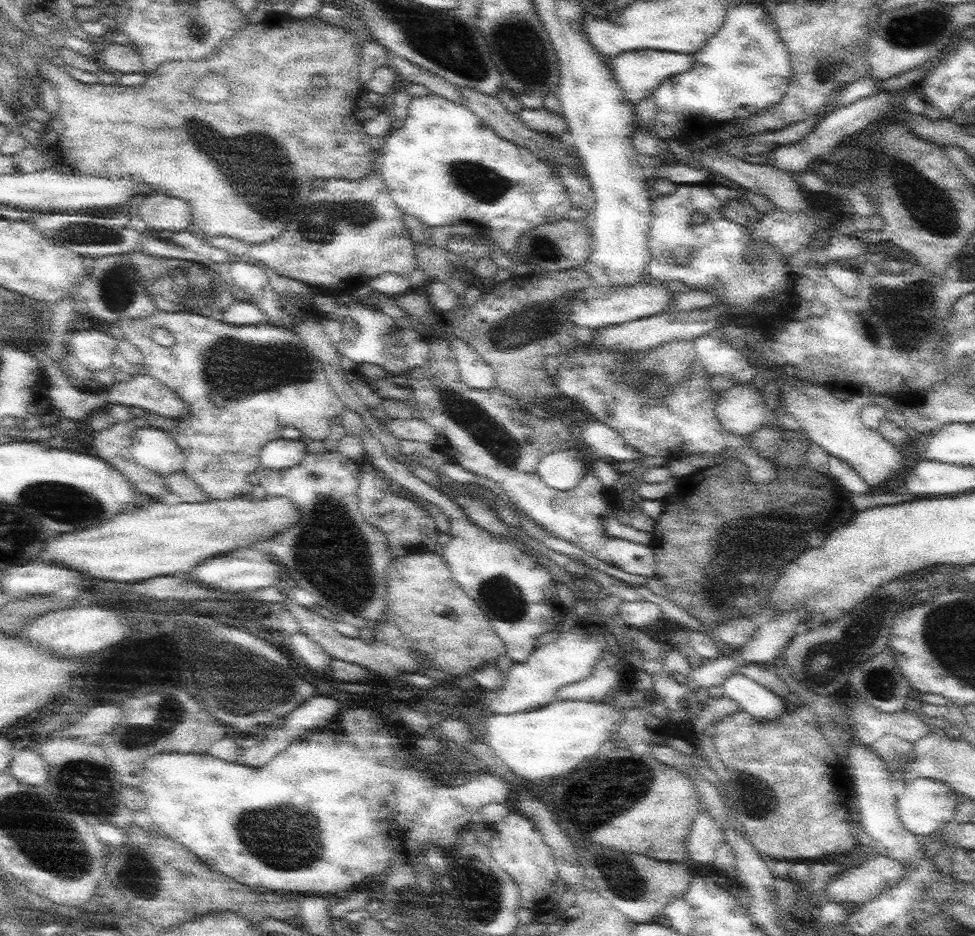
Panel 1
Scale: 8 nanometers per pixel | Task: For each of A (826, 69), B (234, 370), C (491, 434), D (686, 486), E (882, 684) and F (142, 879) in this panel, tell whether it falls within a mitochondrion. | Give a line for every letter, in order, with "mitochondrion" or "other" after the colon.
A: mitochondrion
B: mitochondrion
C: mitochondrion
D: other
E: mitochondrion
F: mitochondrion

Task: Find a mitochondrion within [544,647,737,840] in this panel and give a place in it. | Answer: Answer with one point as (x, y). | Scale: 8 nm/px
(630, 782)

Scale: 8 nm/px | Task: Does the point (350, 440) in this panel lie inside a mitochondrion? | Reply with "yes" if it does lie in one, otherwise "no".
no

